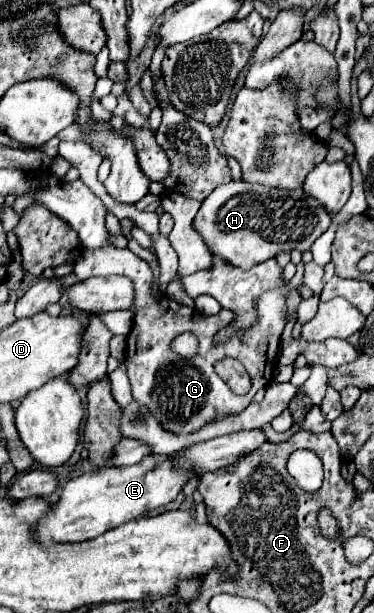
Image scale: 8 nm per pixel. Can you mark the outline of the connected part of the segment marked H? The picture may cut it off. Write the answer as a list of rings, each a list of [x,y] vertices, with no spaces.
[[[244,180],[218,186],[204,202],[194,218],[194,228],[200,232],[210,252],[222,256],[228,264],[242,270],[274,258],[278,252],[300,250],[306,252],[322,236],[332,218],[316,198],[304,194],[304,190],[270,188],[262,184],[248,184]]]

